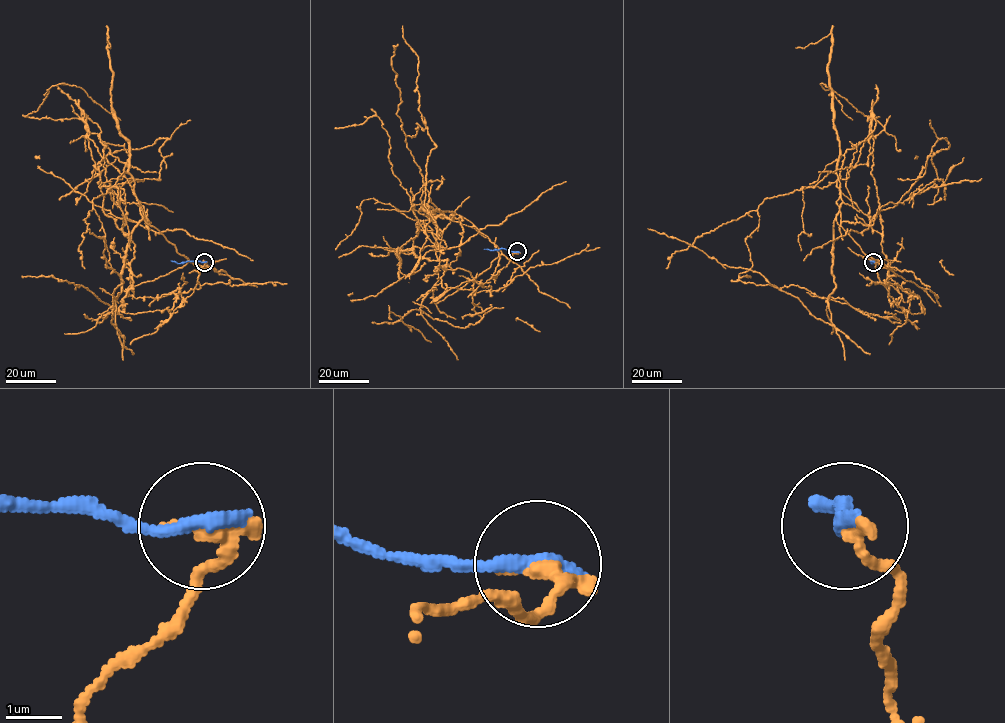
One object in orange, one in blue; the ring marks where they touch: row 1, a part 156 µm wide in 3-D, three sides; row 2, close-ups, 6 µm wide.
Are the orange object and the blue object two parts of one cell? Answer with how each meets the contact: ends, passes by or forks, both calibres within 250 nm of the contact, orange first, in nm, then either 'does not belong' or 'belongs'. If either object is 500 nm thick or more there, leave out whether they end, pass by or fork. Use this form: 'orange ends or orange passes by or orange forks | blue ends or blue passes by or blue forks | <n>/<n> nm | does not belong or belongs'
orange ends | blue ends | 320/320 nm | does not belong

